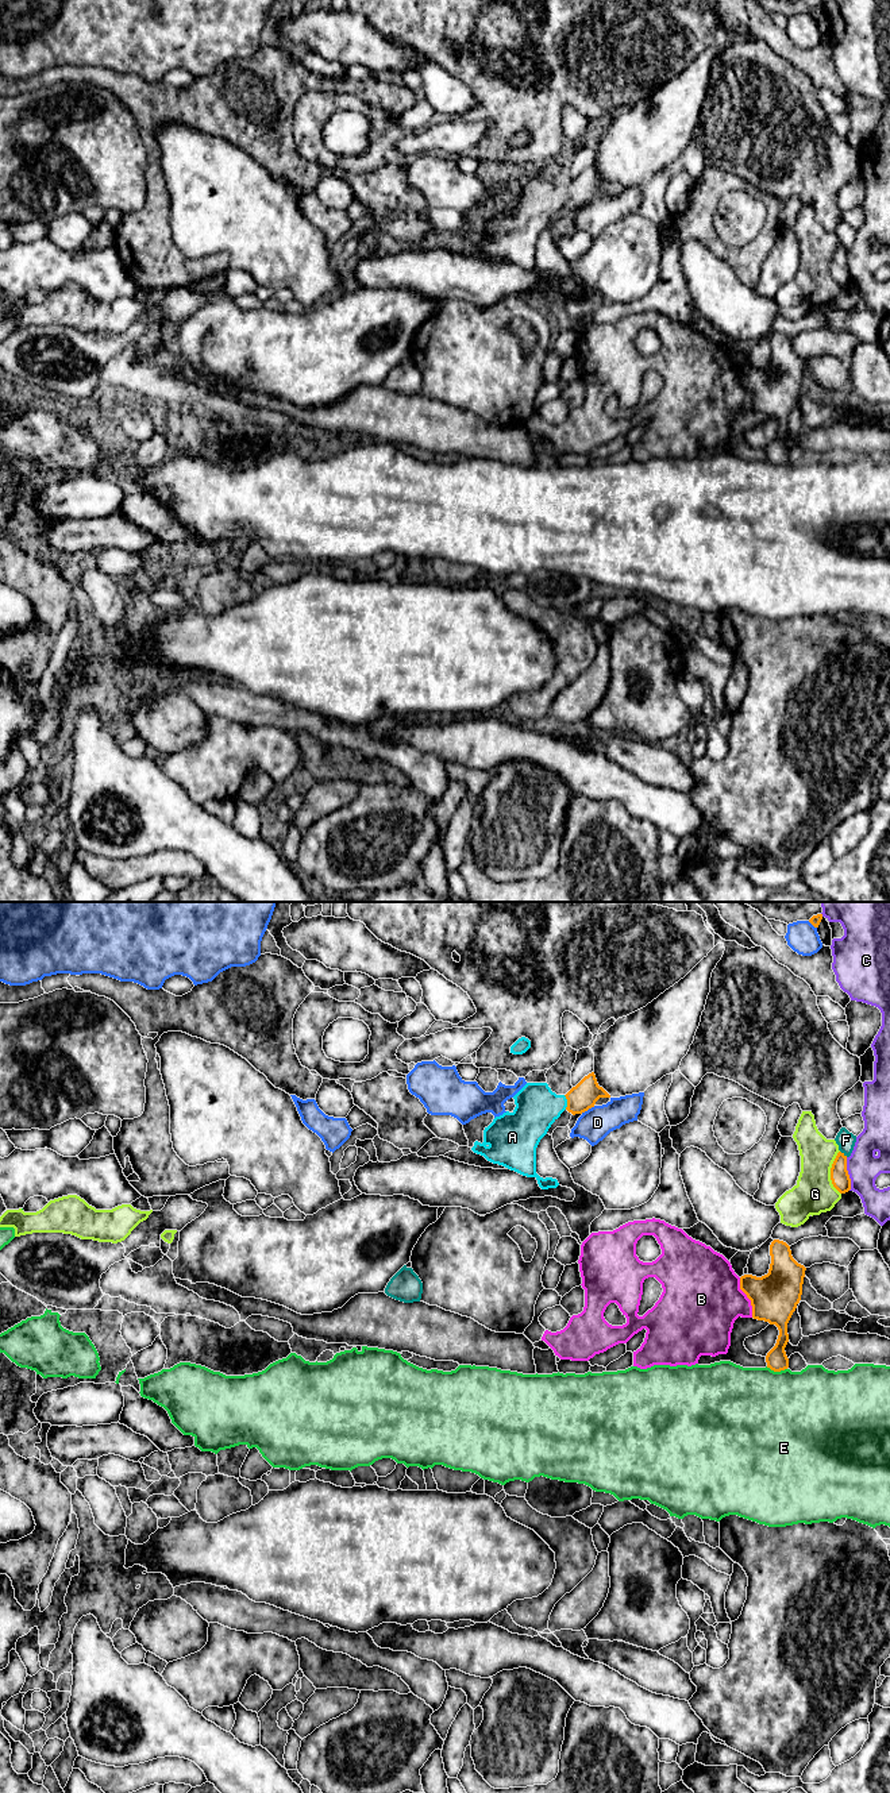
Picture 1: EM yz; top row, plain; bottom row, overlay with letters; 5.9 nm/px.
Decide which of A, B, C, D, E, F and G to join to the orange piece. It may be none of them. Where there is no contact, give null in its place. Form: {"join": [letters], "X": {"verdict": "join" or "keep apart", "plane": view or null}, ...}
{"join": ["A"], "A": {"verdict": "join", "plane": "yz"}, "B": {"verdict": "keep apart", "plane": "yz"}, "C": {"verdict": "keep apart", "plane": "yz"}, "D": {"verdict": "keep apart", "plane": "yz"}, "E": {"verdict": "keep apart", "plane": "yz"}, "F": {"verdict": "keep apart", "plane": "yz"}, "G": {"verdict": "keep apart", "plane": "yz"}}

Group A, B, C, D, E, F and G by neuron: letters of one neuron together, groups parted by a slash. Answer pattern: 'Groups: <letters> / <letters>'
Groups: A / B / C / D / E / F / G

